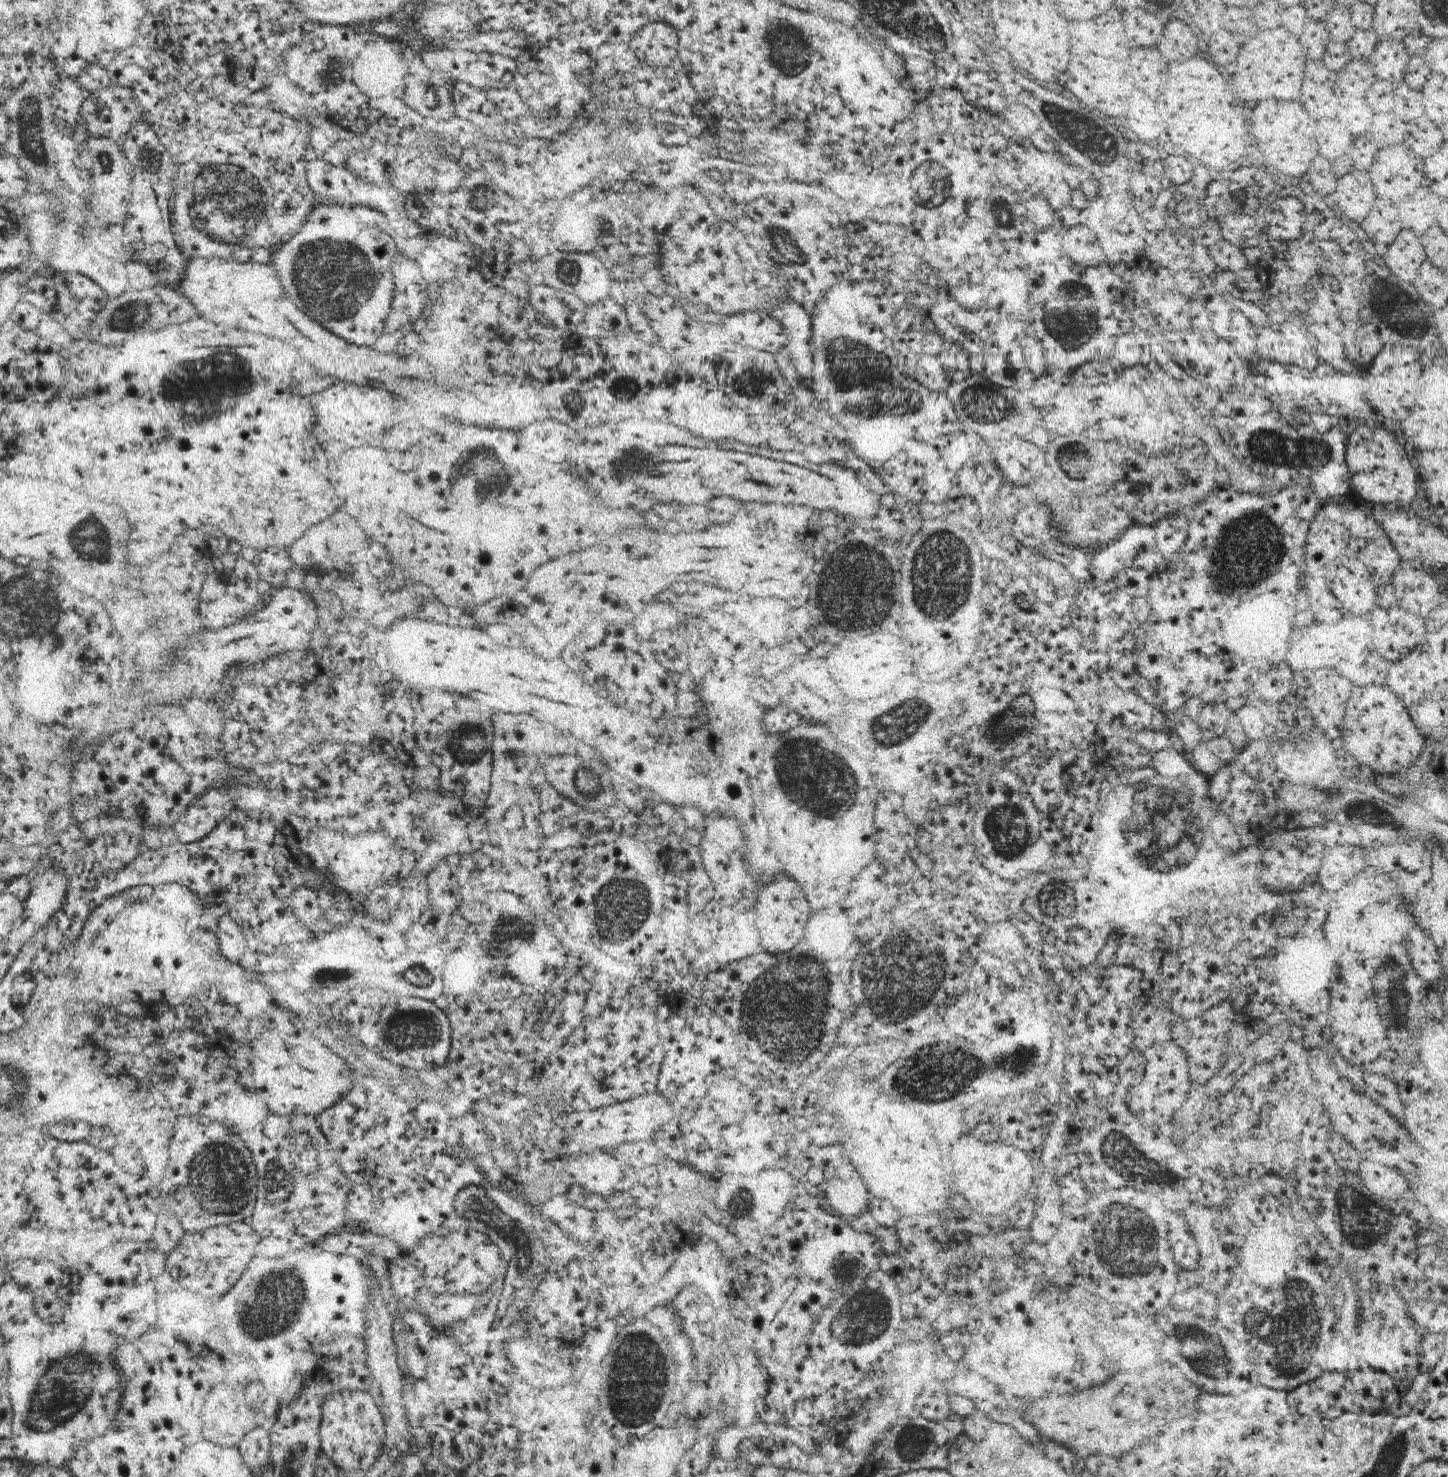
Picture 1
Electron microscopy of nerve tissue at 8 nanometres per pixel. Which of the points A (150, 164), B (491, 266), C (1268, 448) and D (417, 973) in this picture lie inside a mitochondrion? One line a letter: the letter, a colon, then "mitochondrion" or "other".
A: mitochondrion
B: other
C: mitochondrion
D: mitochondrion

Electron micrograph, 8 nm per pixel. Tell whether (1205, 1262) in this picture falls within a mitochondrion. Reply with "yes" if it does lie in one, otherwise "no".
no

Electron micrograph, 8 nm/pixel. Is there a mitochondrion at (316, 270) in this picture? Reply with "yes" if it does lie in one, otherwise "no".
yes

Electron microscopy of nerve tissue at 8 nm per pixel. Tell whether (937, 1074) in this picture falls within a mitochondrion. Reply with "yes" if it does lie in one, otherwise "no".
yes

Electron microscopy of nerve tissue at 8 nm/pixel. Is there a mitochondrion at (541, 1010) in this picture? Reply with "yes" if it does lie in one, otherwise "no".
no

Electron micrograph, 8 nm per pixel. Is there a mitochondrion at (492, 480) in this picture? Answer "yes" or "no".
yes

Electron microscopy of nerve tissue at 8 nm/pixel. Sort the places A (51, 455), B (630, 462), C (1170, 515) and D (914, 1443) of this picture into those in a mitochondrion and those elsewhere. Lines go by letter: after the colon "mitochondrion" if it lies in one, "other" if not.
A: other
B: mitochondrion
C: other
D: mitochondrion

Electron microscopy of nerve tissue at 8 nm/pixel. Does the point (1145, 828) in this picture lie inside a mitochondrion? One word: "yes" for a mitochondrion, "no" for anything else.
yes

